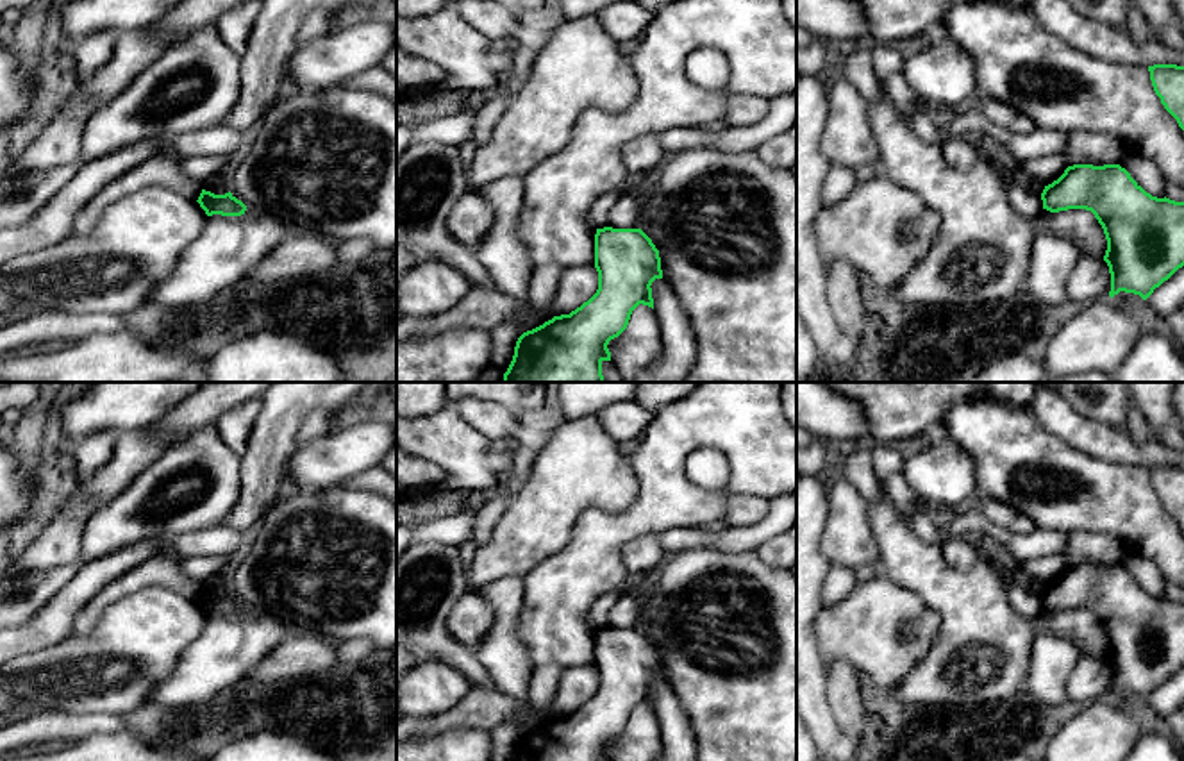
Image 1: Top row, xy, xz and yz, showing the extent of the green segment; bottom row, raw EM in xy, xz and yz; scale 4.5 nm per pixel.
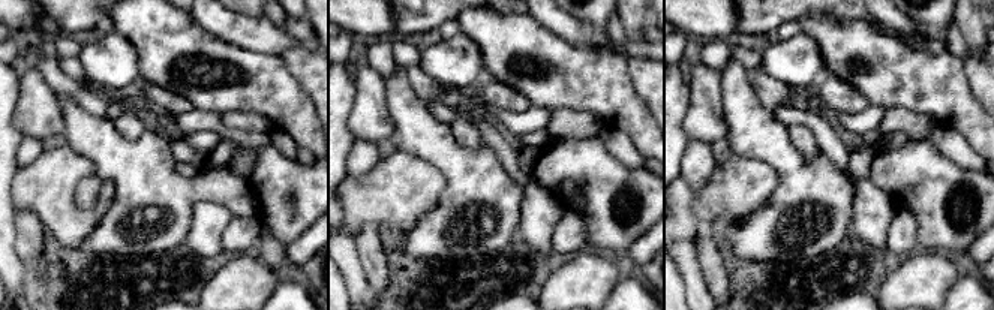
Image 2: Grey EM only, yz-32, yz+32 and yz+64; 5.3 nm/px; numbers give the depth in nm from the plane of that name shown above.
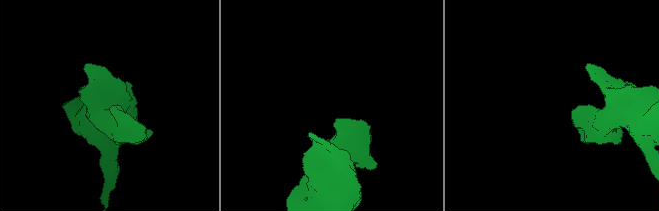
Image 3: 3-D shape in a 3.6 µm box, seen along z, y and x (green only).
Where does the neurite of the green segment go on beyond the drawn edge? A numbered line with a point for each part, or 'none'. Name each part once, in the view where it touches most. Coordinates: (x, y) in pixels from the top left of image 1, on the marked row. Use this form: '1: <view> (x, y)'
none

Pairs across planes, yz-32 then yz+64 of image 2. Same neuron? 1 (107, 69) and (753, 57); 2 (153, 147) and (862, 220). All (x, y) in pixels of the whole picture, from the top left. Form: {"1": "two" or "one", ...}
{"1": "two", "2": "two"}

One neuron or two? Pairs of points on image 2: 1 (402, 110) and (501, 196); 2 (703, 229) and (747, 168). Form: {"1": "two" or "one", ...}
{"1": "one", "2": "two"}

